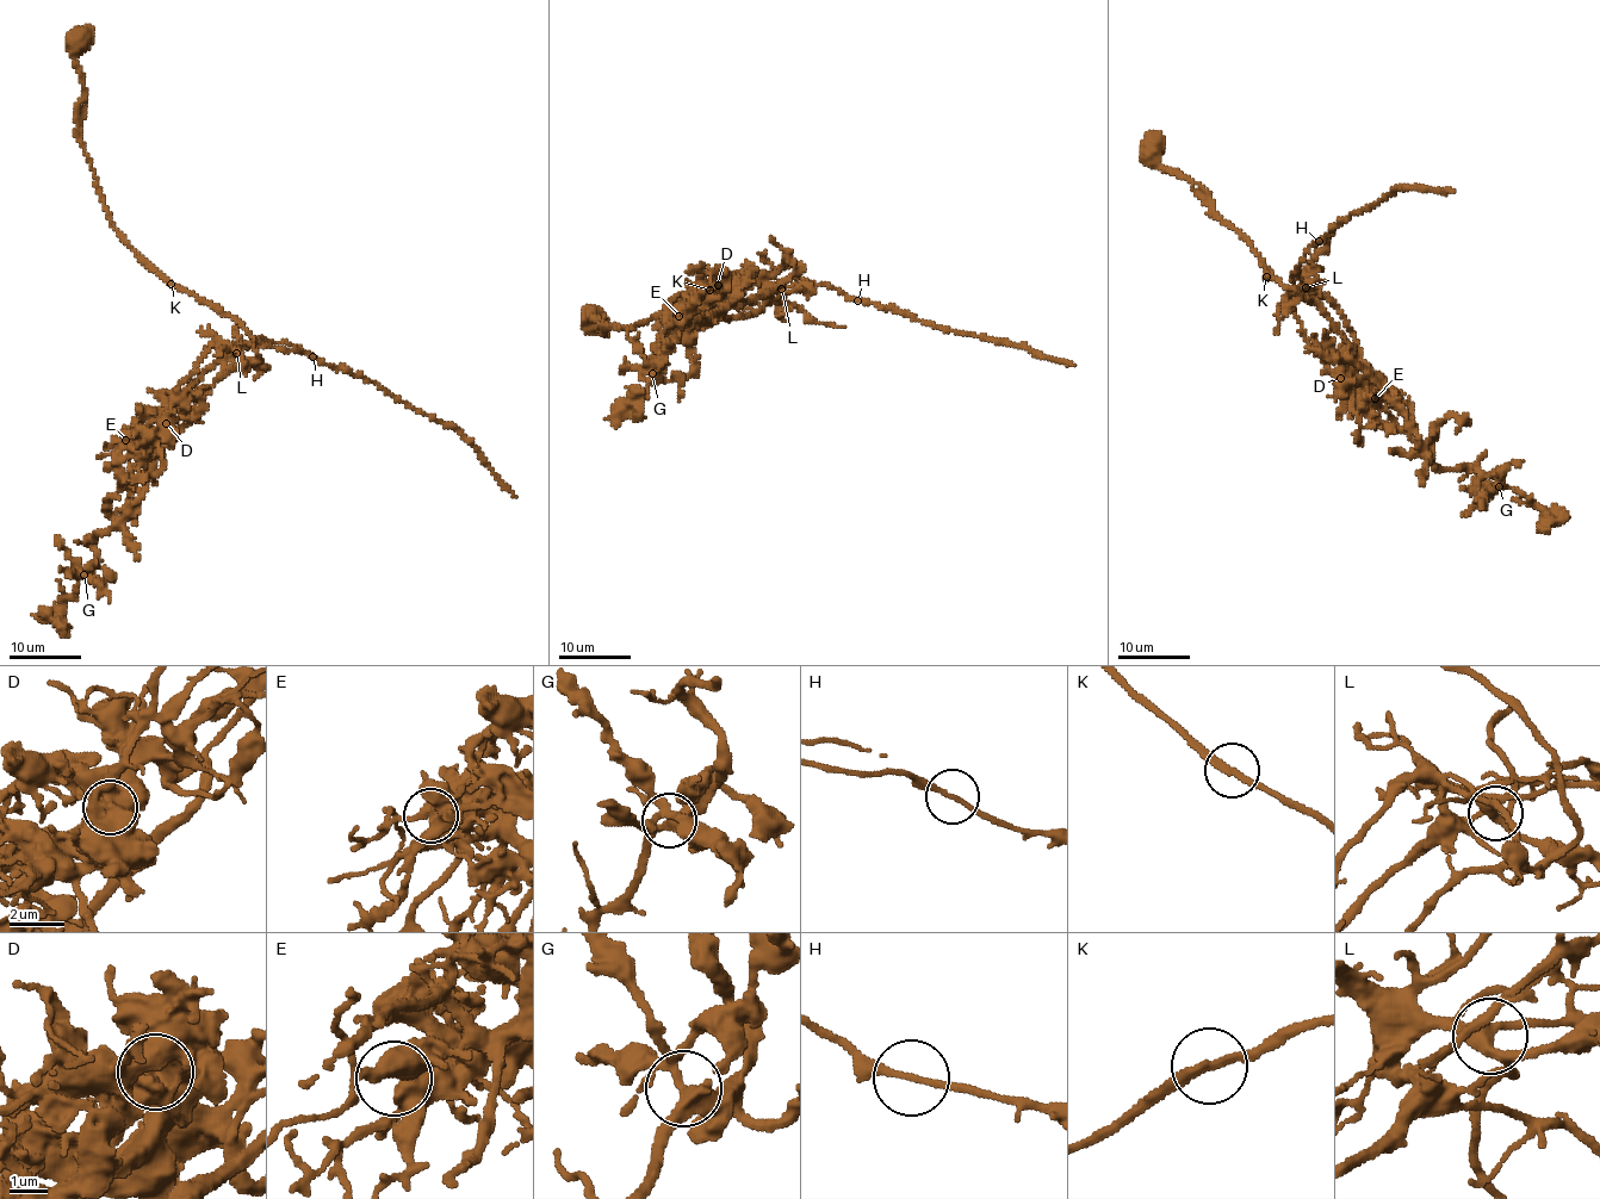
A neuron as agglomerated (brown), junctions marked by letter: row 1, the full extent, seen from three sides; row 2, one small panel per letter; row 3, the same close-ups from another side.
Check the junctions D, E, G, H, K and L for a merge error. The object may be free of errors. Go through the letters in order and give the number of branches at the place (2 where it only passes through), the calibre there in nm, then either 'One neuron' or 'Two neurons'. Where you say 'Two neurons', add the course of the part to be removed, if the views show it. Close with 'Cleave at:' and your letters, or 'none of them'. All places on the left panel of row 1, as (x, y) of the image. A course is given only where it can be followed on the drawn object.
D: Branches: 5. Thickness 700 nm. Two neurons. Course of the part to remove: (166, 423), (177, 391), (216, 345), (302, 349), (320, 362), (343, 366), (420, 412), (456, 427), (518, 497)
E: Branches: 2. Thickness 600 nm. One neuron
G: Branches: 4. Thickness 360 nm. One neuron
H: Branches: 2. Thickness 170 nm. One neuron
K: Branches: 2. Thickness 240 nm. One neuron
L: Branches: 4. Thickness 360 nm. One neuron
Cleave at: D

